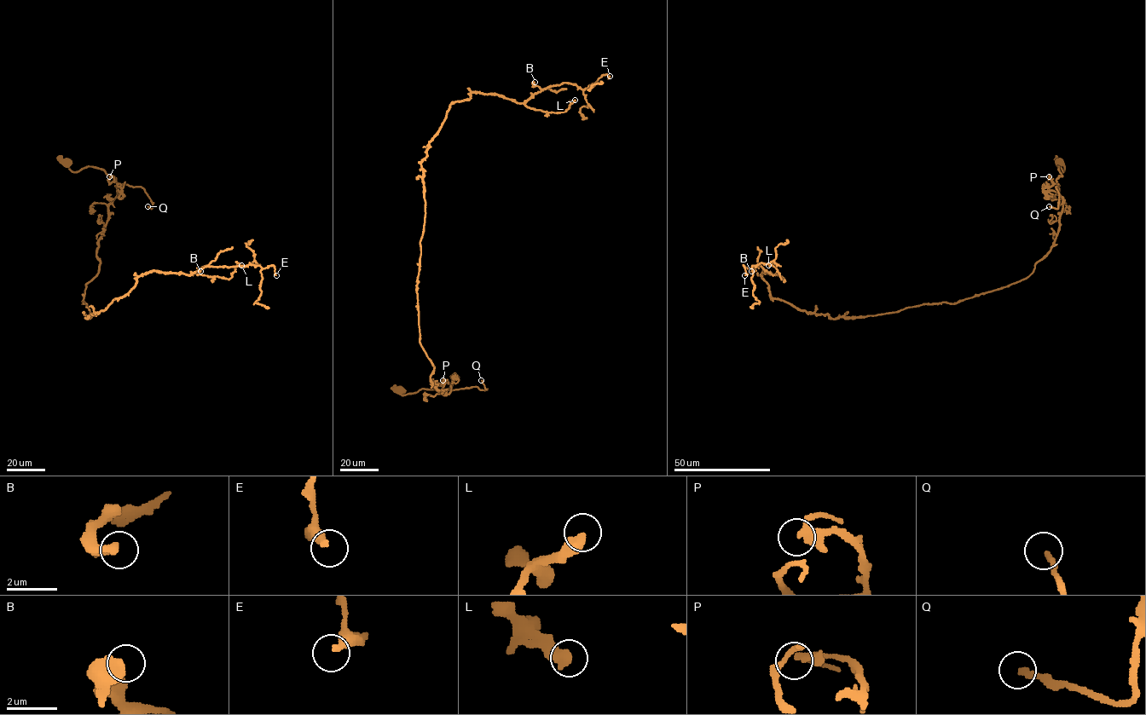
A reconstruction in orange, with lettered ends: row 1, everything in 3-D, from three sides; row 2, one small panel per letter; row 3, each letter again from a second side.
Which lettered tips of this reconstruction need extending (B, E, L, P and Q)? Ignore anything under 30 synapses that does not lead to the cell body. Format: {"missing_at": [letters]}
{"missing_at": []}

